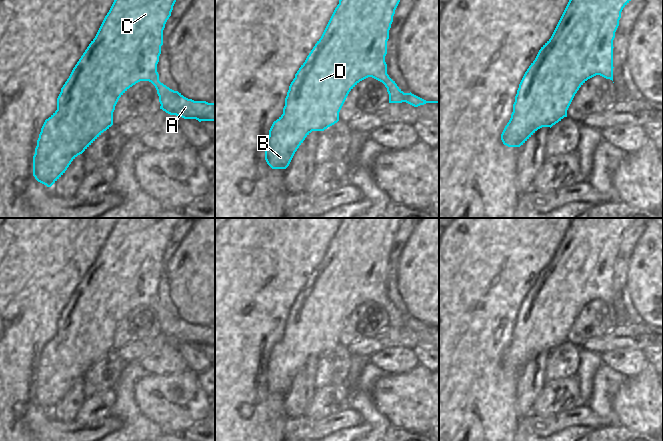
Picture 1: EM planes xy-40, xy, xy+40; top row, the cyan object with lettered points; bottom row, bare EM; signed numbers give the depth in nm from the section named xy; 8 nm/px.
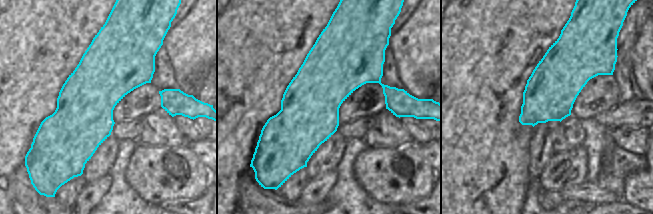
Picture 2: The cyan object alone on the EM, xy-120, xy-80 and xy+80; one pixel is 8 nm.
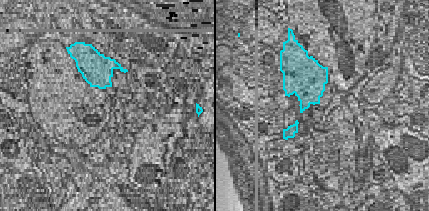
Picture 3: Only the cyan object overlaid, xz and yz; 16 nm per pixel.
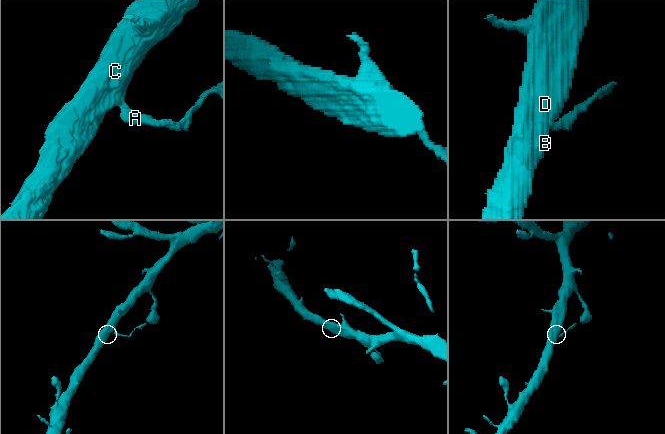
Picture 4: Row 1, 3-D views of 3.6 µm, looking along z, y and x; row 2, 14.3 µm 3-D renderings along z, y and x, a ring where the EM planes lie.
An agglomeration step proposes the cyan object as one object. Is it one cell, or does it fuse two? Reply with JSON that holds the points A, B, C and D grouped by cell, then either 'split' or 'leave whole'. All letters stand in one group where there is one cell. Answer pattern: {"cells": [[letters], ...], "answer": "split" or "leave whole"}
{"cells": [["A"], ["B", "C", "D"]], "answer": "split"}

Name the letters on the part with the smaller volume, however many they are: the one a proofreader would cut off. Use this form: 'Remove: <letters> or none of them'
Remove: A.

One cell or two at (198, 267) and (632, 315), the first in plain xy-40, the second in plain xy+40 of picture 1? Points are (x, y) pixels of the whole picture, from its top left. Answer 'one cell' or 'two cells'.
two cells

